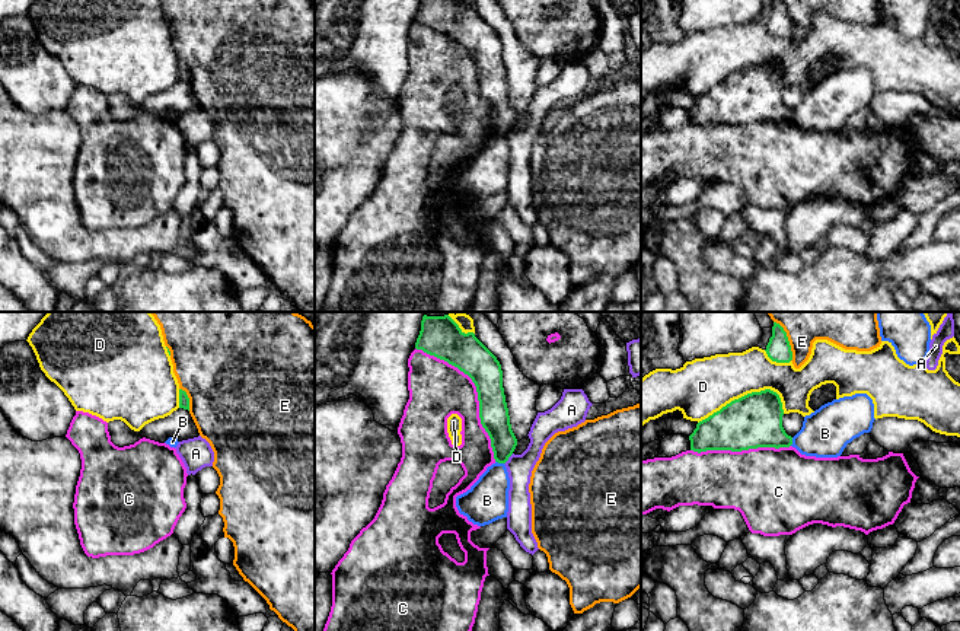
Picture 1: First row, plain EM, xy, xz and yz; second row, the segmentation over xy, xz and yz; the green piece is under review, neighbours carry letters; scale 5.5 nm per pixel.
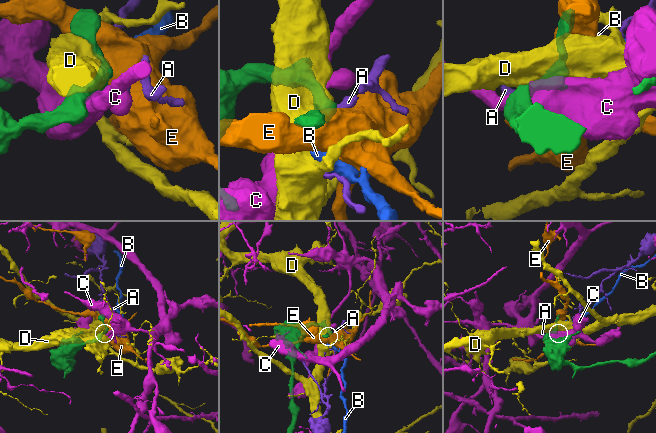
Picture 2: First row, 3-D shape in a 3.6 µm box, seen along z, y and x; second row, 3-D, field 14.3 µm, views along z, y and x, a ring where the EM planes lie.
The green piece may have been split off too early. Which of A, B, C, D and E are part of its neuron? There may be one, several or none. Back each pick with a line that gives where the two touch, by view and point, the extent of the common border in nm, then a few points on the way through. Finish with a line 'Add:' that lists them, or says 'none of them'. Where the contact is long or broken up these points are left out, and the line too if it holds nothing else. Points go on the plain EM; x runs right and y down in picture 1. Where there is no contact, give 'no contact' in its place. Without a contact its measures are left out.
Add: none of them

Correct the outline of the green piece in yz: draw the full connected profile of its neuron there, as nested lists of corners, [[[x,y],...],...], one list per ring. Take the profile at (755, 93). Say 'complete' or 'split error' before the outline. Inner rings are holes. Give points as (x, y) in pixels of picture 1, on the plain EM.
complete; [[[765,63],[747,67],[699,95],[689,109],[691,124],[701,127],[790,121],[792,111],[782,101],[782,89],[782,76],[776,66]]]

